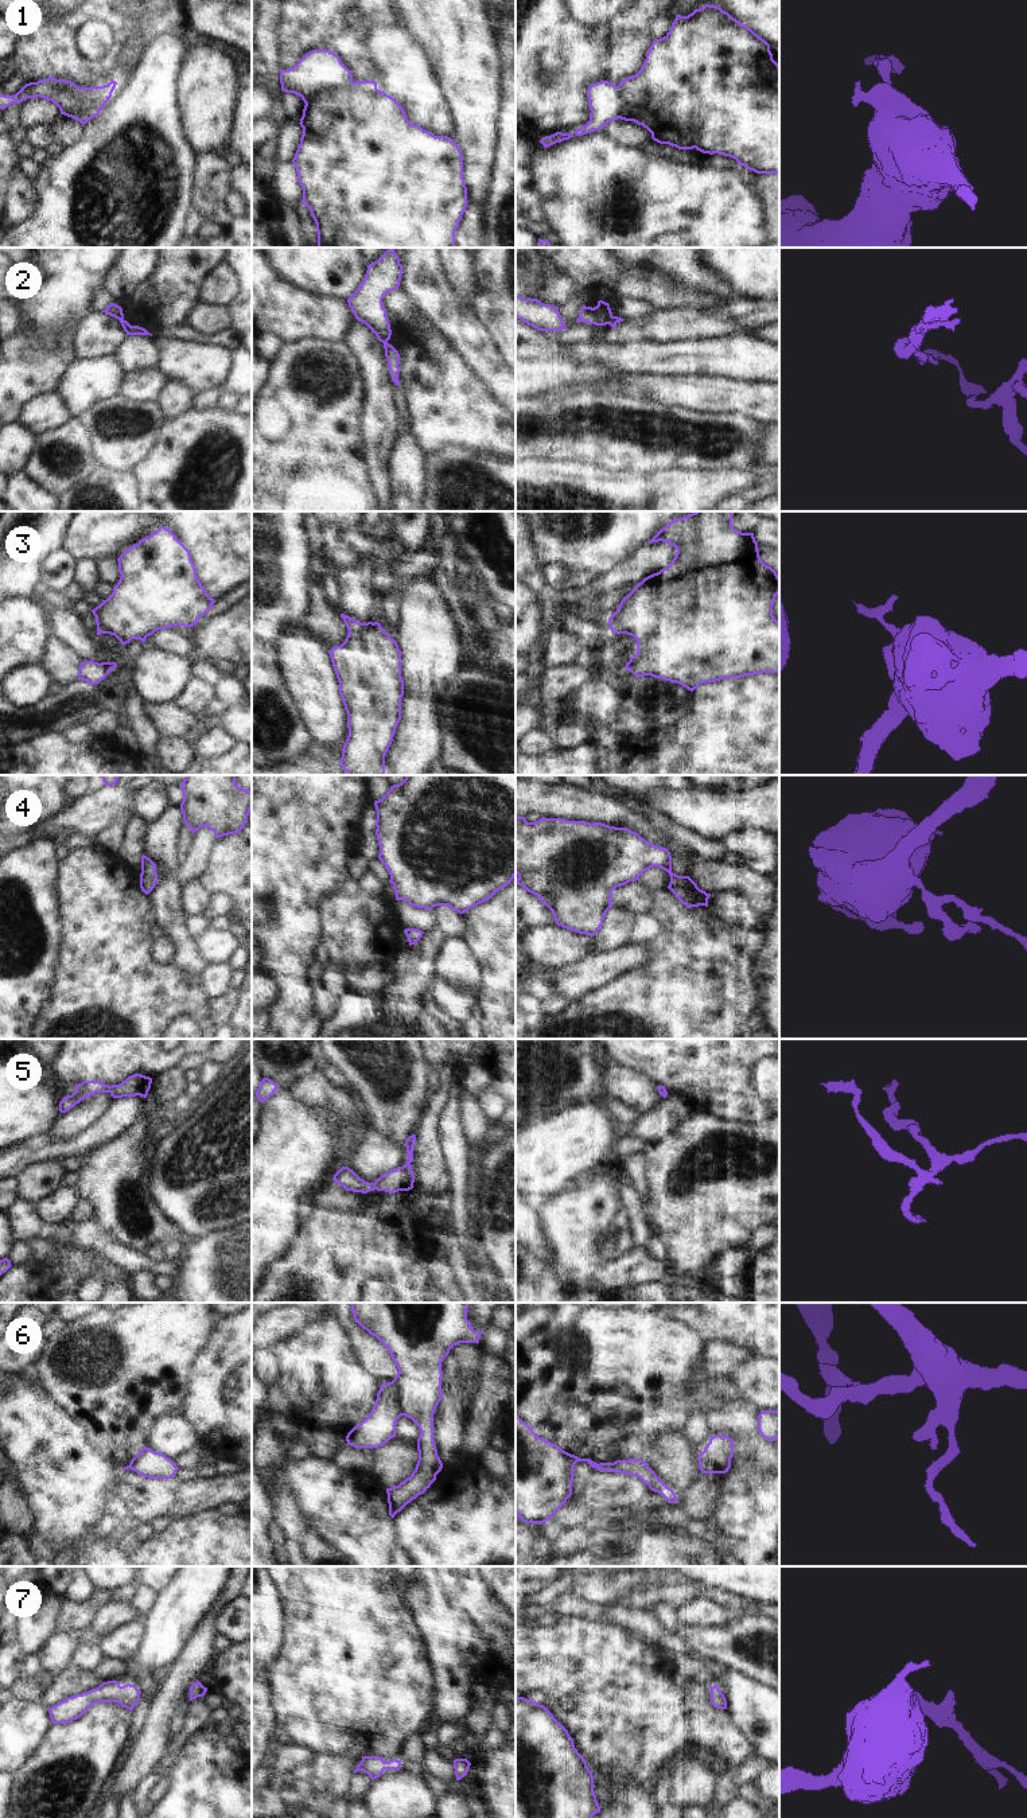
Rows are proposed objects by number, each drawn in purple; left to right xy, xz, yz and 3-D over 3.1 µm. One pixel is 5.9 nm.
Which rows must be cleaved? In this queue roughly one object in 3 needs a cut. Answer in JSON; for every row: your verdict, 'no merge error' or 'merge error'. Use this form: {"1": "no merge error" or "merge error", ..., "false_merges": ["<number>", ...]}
{"1": "merge error", "2": "merge error", "3": "no merge error", "4": "no merge error", "5": "no merge error", "6": "merge error", "7": "no merge error", "false_merges": ["1", "2", "6"]}

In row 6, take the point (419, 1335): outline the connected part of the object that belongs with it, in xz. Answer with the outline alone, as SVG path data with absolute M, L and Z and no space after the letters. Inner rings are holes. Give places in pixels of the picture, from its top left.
M350 1303L354 1320L376 1336L390 1352L398 1373L393 1383L398 1387L402 1416L420 1429L419 1460L415 1471L398 1486L386 1488L389 1515L394 1518L408 1503L424 1494L436 1480L443 1463L433 1441L433 1414L441 1401L441 1362L459 1343L479 1343L482 1331L474 1331L467 1320L468 1303Z

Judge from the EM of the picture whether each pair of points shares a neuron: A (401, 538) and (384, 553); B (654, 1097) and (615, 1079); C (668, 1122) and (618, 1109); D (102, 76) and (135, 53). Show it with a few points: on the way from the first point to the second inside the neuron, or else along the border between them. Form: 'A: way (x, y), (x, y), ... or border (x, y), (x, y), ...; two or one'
A: border (391, 541), (403, 555); two
B: way (645, 1096), (625, 1085); one
C: border (638, 1116), (633, 1124); two
D: border (128, 41), (127, 50), (119, 59), (111, 78); two

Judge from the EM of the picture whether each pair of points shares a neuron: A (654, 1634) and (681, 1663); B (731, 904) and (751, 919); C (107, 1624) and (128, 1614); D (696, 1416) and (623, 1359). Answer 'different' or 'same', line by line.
A: same
B: same
C: same
D: different

